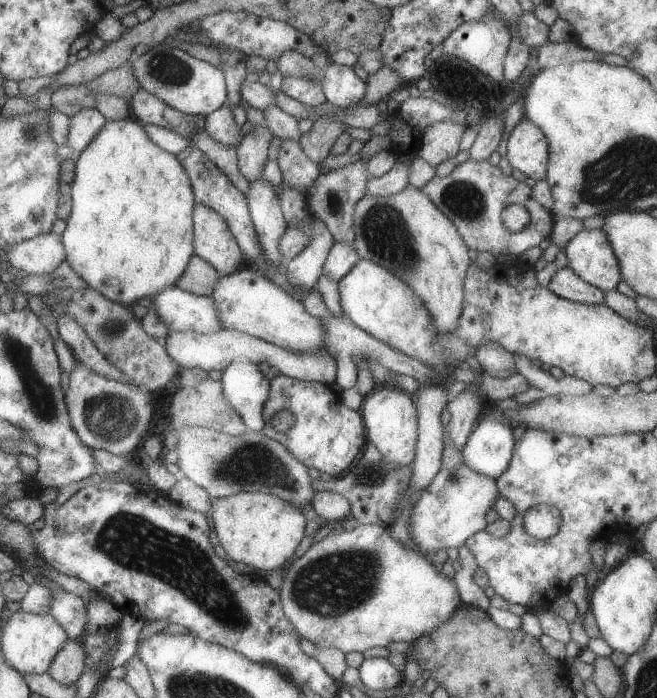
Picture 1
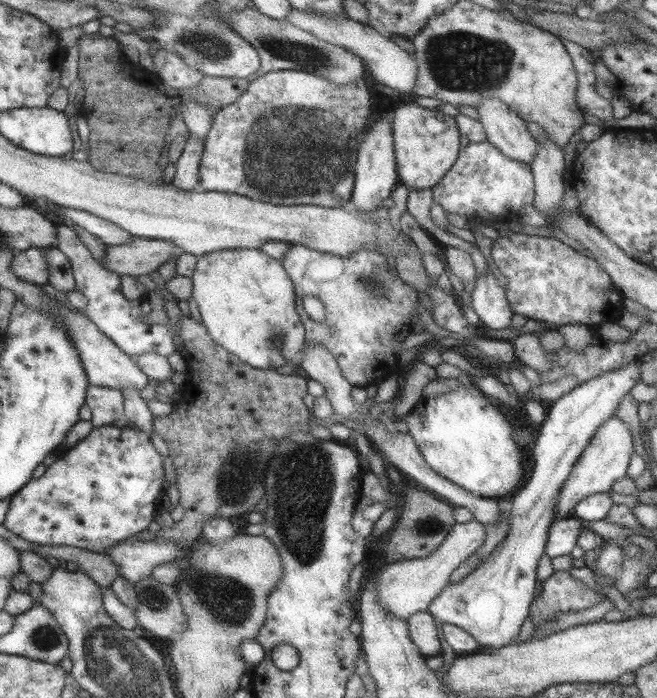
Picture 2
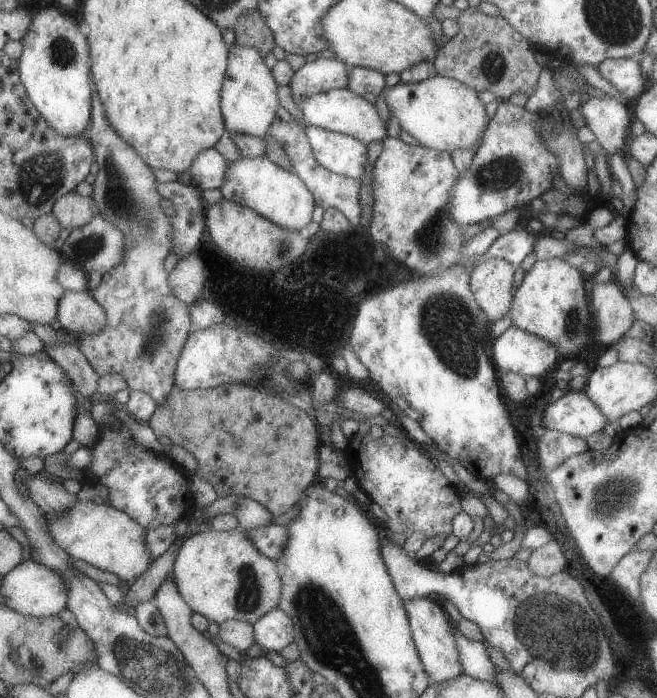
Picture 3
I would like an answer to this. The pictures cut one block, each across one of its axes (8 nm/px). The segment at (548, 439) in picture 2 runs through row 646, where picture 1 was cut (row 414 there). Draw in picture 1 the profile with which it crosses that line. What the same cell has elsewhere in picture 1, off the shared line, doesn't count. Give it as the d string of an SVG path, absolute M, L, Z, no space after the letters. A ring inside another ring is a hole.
M484 409L460 450L462 462L473 472L496 480L512 458L514 441L511 431L500 411Z

